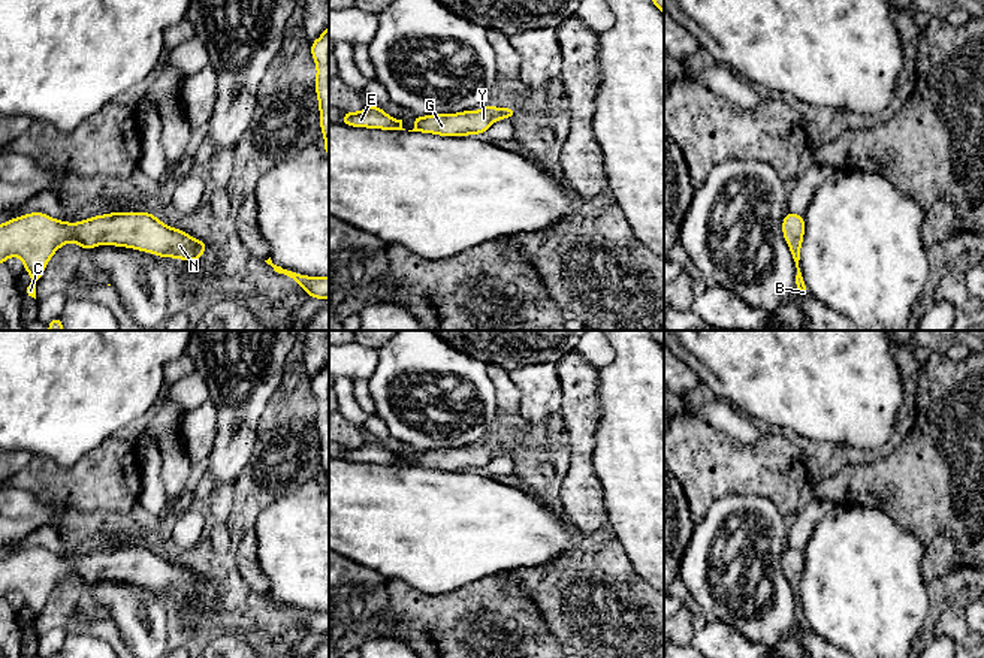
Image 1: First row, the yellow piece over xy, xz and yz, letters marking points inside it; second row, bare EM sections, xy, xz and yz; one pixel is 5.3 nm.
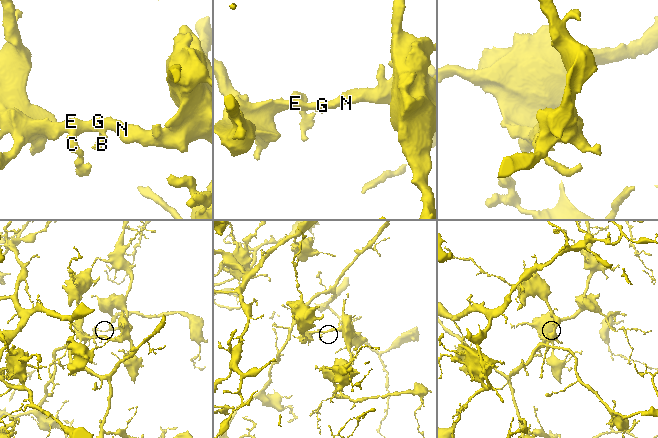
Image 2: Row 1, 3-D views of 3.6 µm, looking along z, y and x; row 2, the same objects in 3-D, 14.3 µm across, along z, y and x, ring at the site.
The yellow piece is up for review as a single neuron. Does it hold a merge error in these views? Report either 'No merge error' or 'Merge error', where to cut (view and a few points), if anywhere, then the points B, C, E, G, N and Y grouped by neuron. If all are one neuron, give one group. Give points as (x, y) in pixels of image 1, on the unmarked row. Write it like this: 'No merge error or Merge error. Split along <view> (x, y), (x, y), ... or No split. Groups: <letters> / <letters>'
No merge error. No split. Groups: B C E G N Y

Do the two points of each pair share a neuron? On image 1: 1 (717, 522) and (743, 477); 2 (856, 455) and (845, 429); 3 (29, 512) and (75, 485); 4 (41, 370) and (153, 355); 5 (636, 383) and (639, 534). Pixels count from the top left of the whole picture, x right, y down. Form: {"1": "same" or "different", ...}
{"1": "different", "2": "different", "3": "different", "4": "same", "5": "same"}

